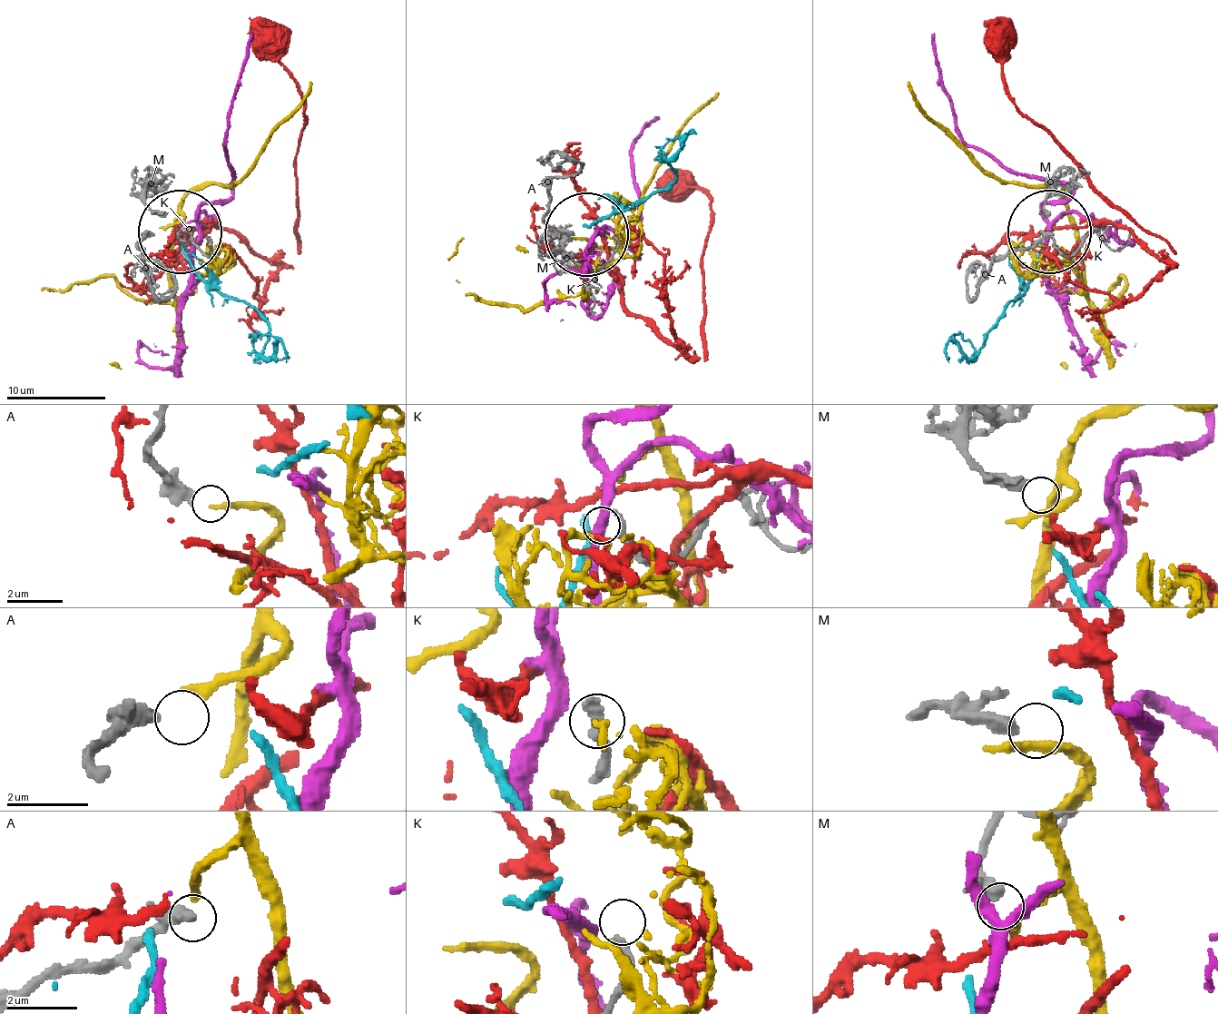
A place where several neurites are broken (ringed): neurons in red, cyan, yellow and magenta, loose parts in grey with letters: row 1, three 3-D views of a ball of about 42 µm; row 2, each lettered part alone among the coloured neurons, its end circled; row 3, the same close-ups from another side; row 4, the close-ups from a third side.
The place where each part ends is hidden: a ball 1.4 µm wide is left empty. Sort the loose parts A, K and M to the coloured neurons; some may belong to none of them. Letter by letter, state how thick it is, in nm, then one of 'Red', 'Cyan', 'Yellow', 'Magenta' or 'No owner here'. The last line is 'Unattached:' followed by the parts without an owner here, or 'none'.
A: Thickness 480 nm. Yellow
K: Thickness 320 nm. No owner here
M: Thickness 360 nm. No owner here
Unattached: K, M

